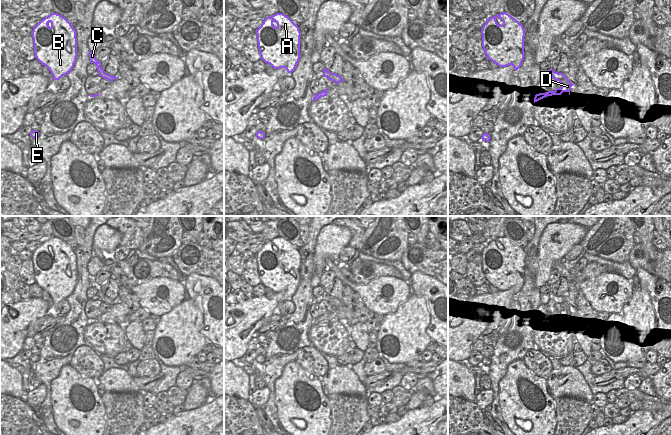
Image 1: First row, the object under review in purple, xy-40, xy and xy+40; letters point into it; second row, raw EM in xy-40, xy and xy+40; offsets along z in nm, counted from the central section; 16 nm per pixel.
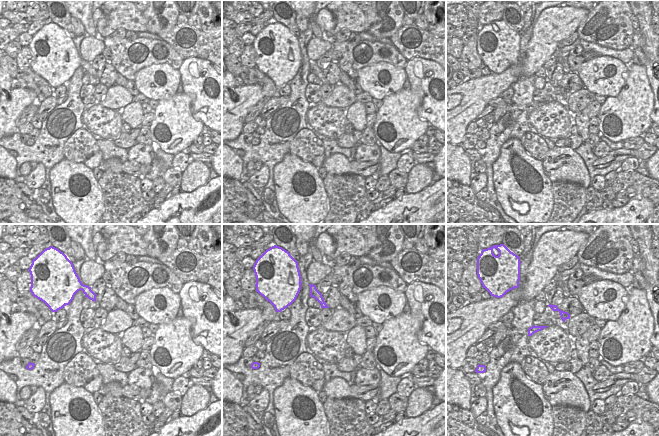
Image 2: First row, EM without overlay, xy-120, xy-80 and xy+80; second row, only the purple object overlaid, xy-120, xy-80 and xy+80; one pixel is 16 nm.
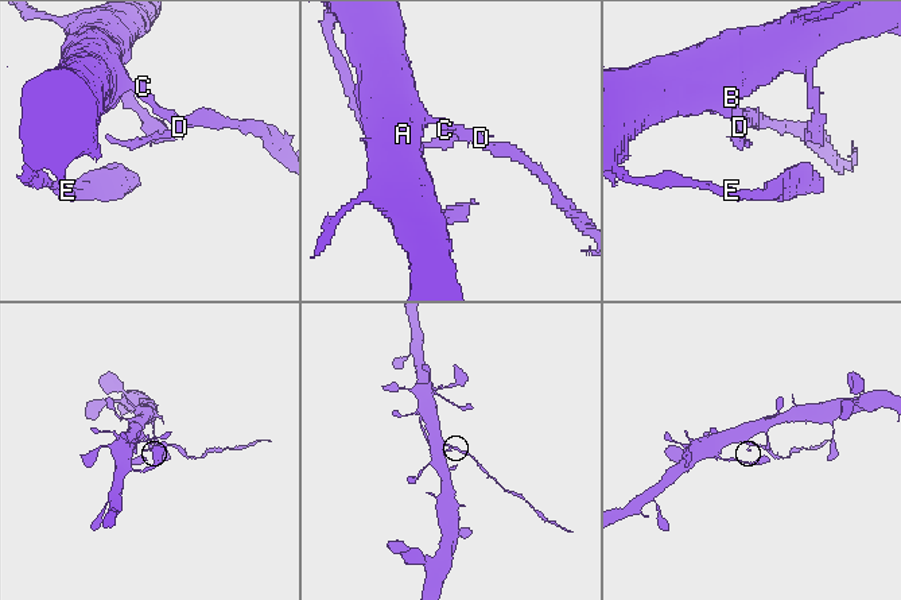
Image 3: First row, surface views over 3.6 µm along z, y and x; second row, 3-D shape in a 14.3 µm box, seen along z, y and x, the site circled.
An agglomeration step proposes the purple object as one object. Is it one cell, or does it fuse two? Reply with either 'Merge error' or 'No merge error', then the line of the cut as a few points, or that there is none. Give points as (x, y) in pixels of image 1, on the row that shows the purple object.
Merge error. Split along xy+40 (566, 77), (561, 79), (561, 84).

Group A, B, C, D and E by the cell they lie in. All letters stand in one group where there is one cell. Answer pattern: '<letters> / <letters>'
A B C E / D

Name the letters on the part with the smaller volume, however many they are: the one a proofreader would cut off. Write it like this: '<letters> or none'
D

